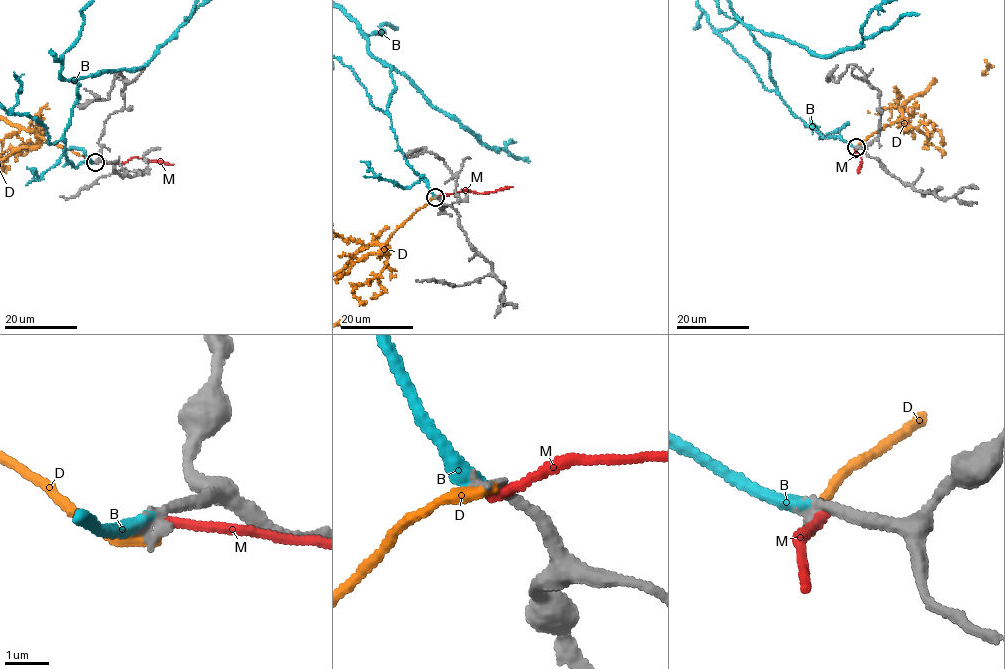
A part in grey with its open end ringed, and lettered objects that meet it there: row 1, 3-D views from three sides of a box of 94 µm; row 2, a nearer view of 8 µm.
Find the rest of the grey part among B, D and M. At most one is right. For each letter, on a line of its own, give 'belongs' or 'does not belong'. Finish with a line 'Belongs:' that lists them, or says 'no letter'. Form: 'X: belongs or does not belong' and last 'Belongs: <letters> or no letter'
B: belongs
D: does not belong
M: does not belong
Belongs: B

